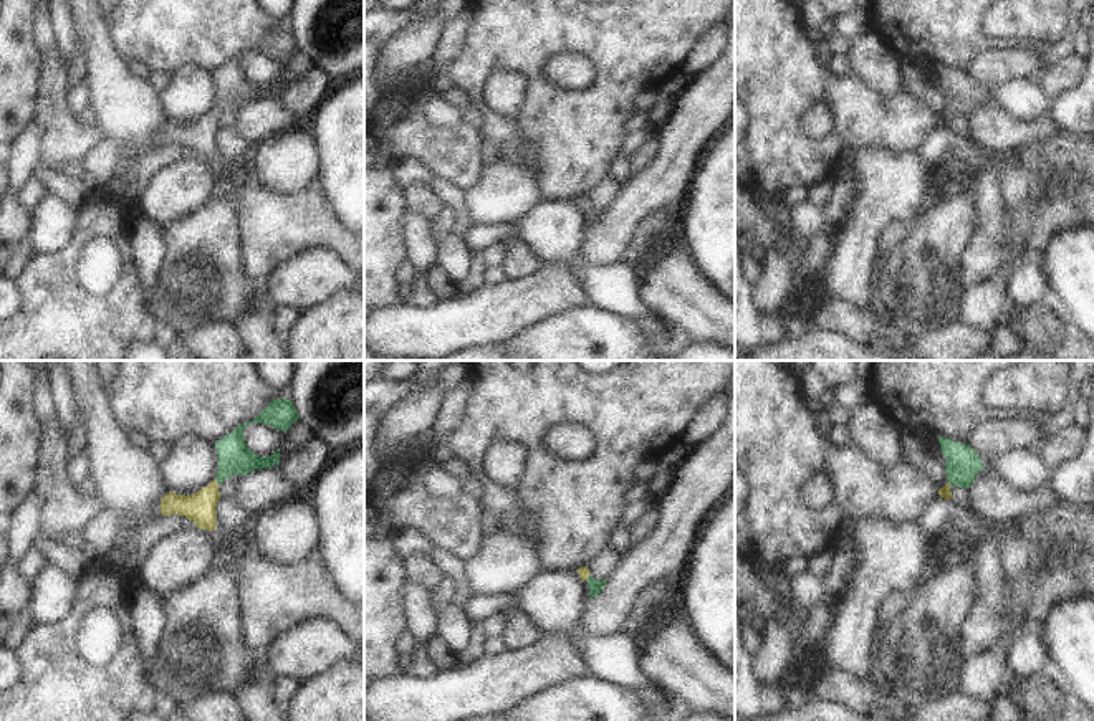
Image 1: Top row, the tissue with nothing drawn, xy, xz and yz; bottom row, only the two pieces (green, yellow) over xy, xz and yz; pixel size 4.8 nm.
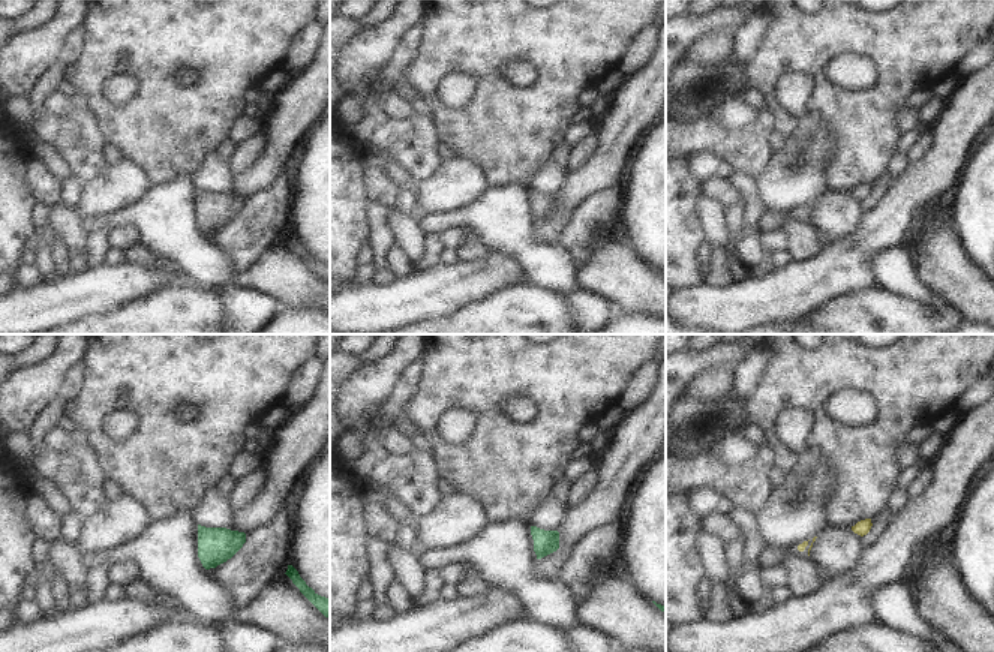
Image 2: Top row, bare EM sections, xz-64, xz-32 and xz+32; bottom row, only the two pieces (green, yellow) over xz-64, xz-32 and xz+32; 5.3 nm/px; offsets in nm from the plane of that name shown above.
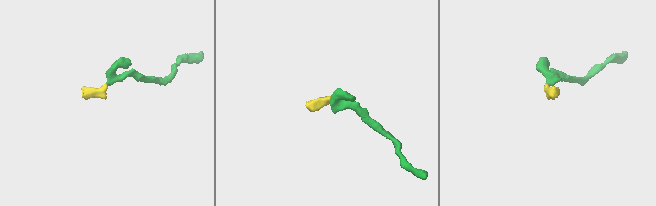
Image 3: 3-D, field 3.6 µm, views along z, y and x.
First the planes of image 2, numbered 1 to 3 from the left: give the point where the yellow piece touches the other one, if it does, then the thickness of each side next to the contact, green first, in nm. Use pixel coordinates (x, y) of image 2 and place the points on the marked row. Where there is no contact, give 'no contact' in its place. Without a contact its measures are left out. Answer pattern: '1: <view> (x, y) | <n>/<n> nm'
1: no contact
2: no contact
3: no contact

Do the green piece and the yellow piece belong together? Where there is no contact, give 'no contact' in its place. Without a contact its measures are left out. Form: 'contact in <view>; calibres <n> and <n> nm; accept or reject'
contact in xy; calibres 160 and 140 nm; accept

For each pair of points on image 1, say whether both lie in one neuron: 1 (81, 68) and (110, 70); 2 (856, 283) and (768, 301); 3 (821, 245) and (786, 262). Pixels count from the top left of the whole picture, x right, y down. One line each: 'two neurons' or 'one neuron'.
1: two neurons
2: two neurons
3: one neuron

